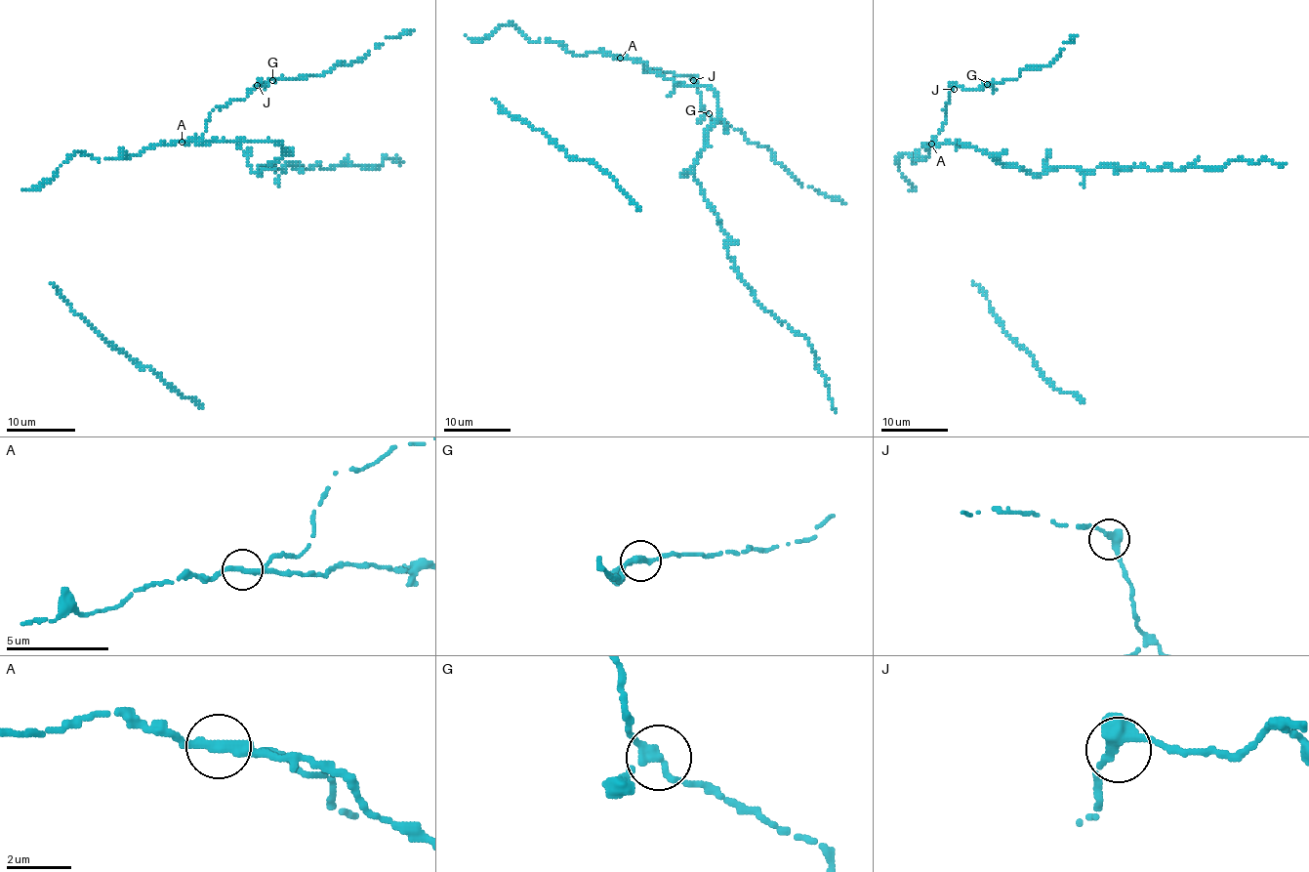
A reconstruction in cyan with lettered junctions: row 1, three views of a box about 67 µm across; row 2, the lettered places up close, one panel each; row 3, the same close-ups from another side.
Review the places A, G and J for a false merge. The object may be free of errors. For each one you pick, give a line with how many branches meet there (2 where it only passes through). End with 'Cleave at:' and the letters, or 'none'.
A: Branches: 2
Cleave at: A

